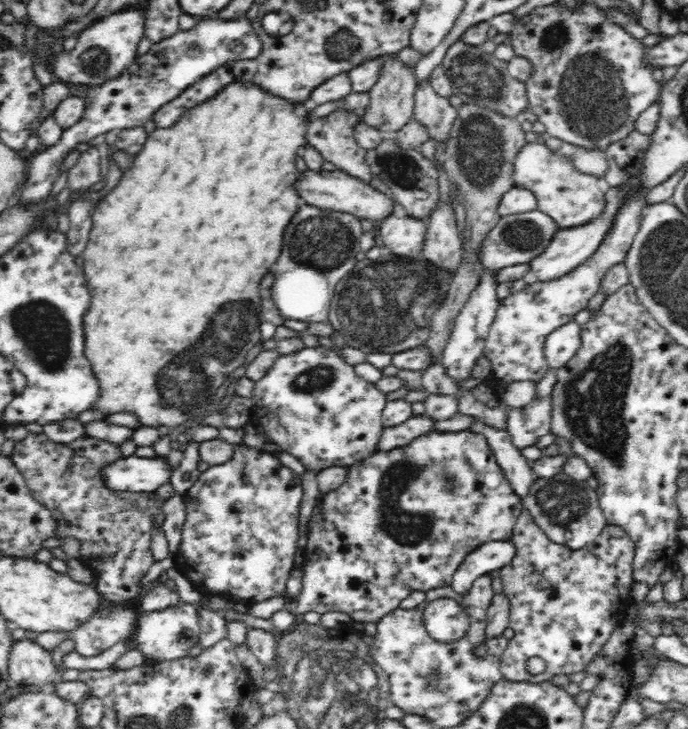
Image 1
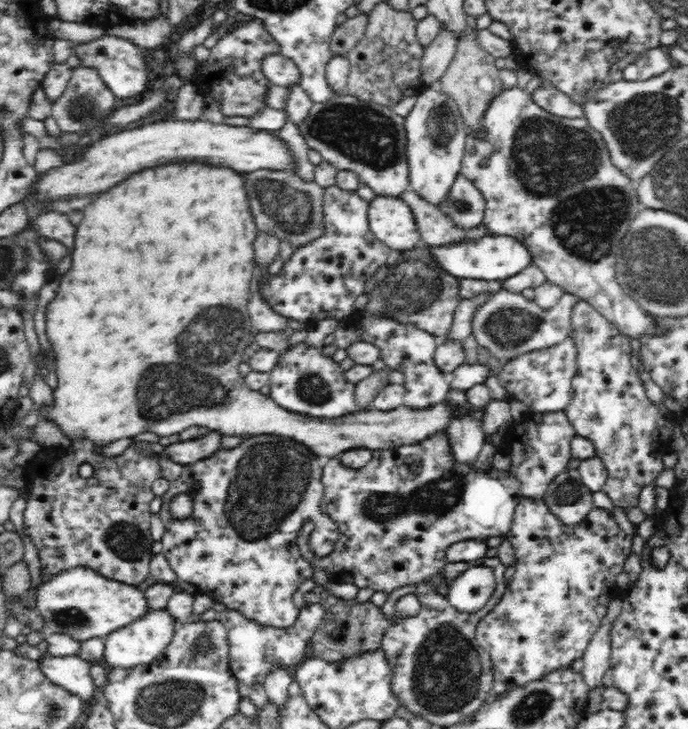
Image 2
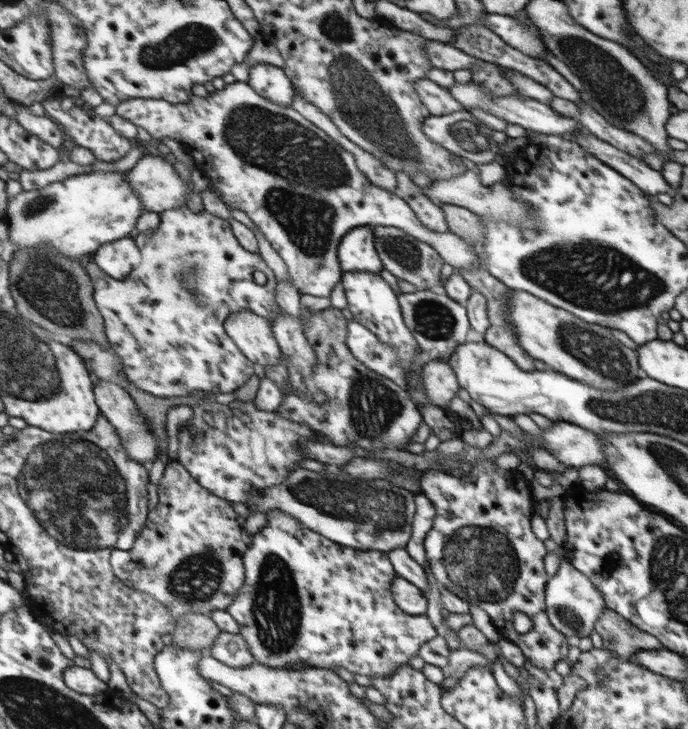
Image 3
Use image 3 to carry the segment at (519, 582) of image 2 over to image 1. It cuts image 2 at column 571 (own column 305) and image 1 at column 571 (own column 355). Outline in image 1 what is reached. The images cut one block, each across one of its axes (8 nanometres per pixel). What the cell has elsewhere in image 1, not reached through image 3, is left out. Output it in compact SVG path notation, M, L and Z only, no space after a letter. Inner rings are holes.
M526 509L516 521L510 541L515 546L514 560L504 566L499 575L503 593L509 600L509 627L514 630L514 636L508 641L499 662L503 678L539 683L550 681L558 674L572 675L585 670L602 650L612 631L627 618L627 608L634 602L630 597L634 584L634 541L624 529L607 524L592 542L574 550L550 540ZM532 656L538 656L546 663L542 673L531 674L526 669L526 661Z

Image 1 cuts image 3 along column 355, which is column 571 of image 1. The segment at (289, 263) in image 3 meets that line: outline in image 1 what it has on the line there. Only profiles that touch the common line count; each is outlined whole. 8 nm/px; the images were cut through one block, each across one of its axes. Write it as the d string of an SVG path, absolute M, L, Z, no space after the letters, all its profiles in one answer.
M524 143L512 156L511 180L518 188L530 190L538 210L551 217L560 229L574 229L597 221L605 212L608 199L598 186L598 177L584 174L573 165L572 156L561 155L546 143Z

